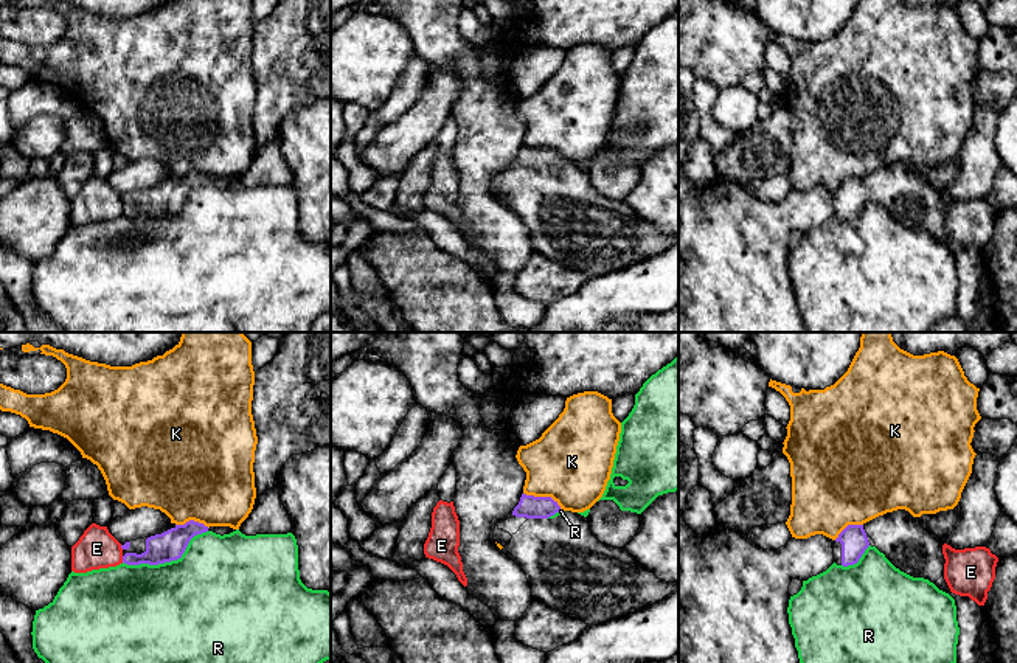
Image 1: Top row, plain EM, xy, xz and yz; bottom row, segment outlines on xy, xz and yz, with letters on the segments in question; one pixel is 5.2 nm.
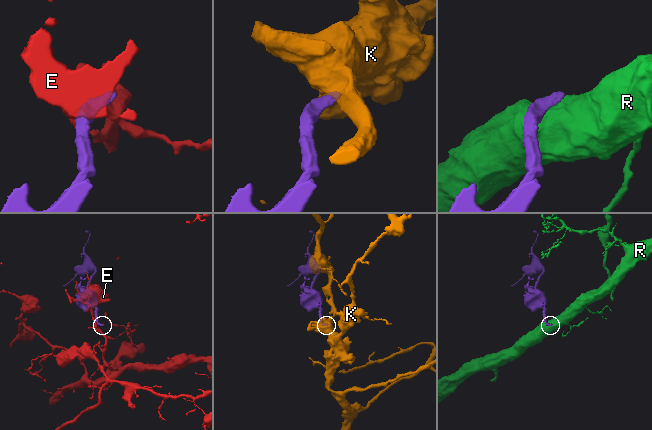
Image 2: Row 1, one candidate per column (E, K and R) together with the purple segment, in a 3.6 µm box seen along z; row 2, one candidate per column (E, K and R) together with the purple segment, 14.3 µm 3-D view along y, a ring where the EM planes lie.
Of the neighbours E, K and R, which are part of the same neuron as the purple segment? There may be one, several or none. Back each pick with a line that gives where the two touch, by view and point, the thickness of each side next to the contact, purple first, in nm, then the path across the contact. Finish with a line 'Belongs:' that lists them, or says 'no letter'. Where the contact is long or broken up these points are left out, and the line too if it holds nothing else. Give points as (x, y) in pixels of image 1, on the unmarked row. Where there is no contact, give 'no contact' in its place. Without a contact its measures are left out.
Belongs: no letter

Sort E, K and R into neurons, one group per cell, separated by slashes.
E / K / R

